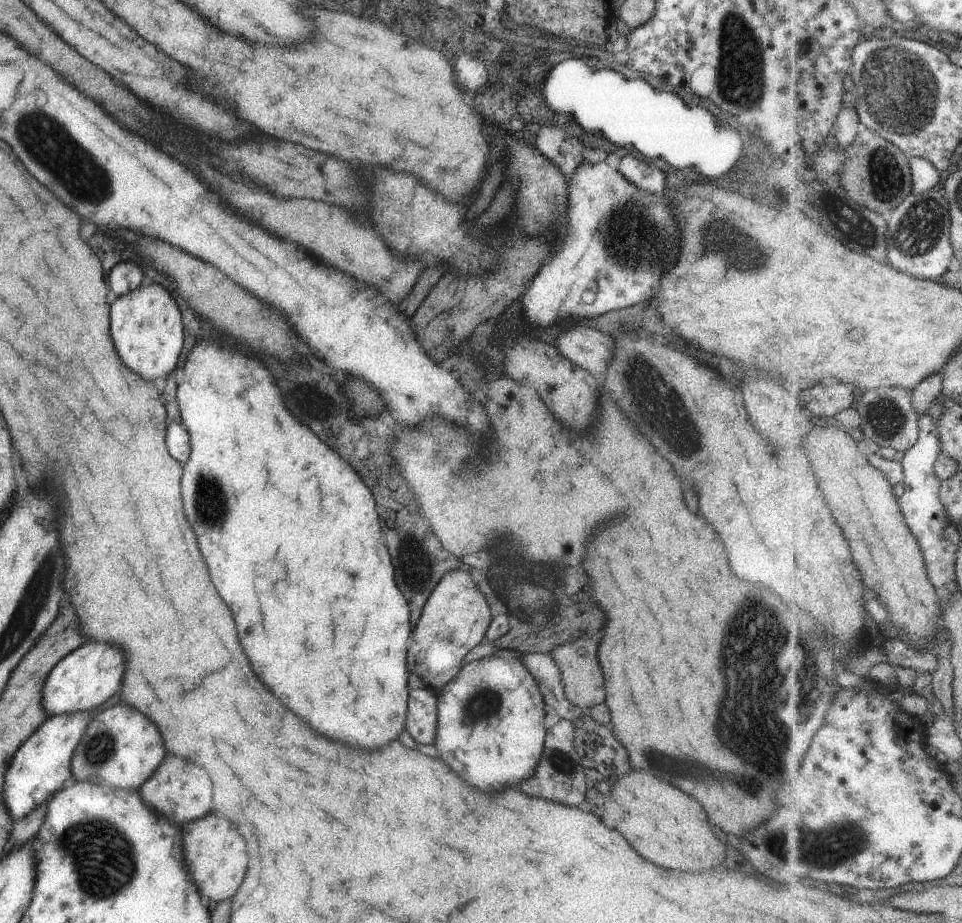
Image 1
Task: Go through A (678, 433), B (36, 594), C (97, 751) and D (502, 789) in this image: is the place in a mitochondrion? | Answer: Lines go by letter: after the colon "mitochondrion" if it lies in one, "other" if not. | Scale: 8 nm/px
A: mitochondrion
B: mitochondrion
C: mitochondrion
D: other

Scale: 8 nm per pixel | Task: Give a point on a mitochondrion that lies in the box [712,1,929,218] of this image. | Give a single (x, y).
(741, 66)

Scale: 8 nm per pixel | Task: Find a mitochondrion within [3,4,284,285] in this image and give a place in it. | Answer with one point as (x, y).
(45, 140)

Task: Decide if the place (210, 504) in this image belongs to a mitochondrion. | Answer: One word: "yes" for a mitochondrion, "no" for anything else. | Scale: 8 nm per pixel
yes

